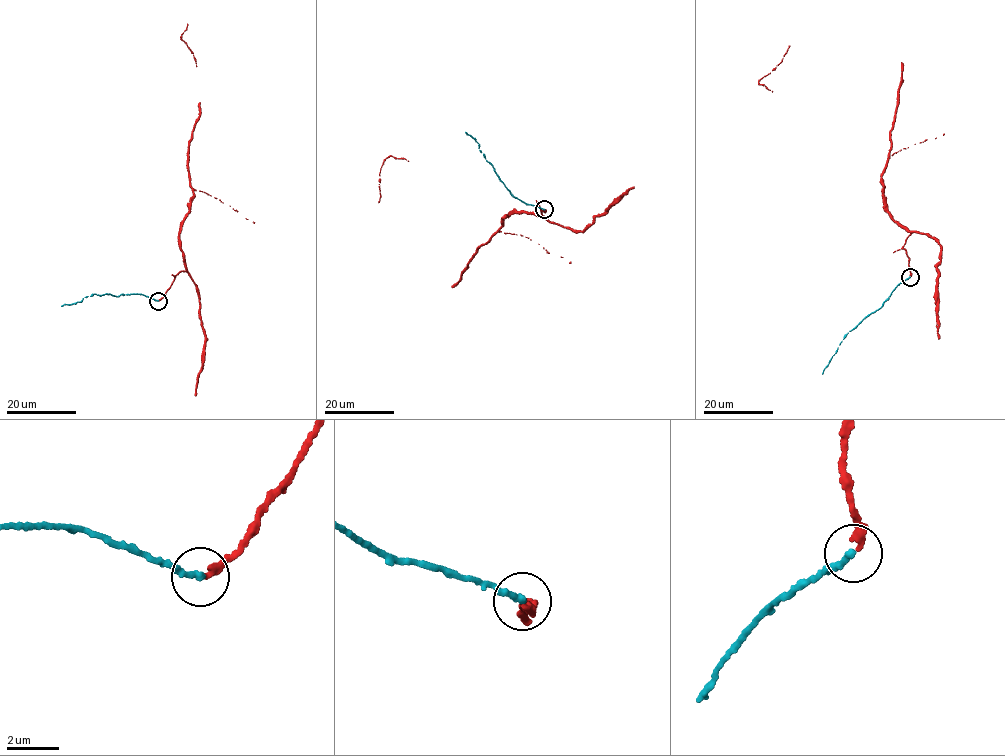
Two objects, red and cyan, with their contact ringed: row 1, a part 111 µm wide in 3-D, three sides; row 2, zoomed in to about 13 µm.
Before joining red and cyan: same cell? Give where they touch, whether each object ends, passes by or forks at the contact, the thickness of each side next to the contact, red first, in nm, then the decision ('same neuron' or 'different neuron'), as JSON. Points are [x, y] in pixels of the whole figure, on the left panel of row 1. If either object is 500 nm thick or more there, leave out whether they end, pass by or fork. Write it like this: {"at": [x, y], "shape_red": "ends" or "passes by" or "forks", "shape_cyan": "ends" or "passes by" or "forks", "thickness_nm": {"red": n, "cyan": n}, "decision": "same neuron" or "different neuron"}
{"at": [158, 301], "shape_red": "ends", "shape_cyan": "ends", "thickness_nm": {"red": 320, "cyan": 280}, "decision": "same neuron"}

